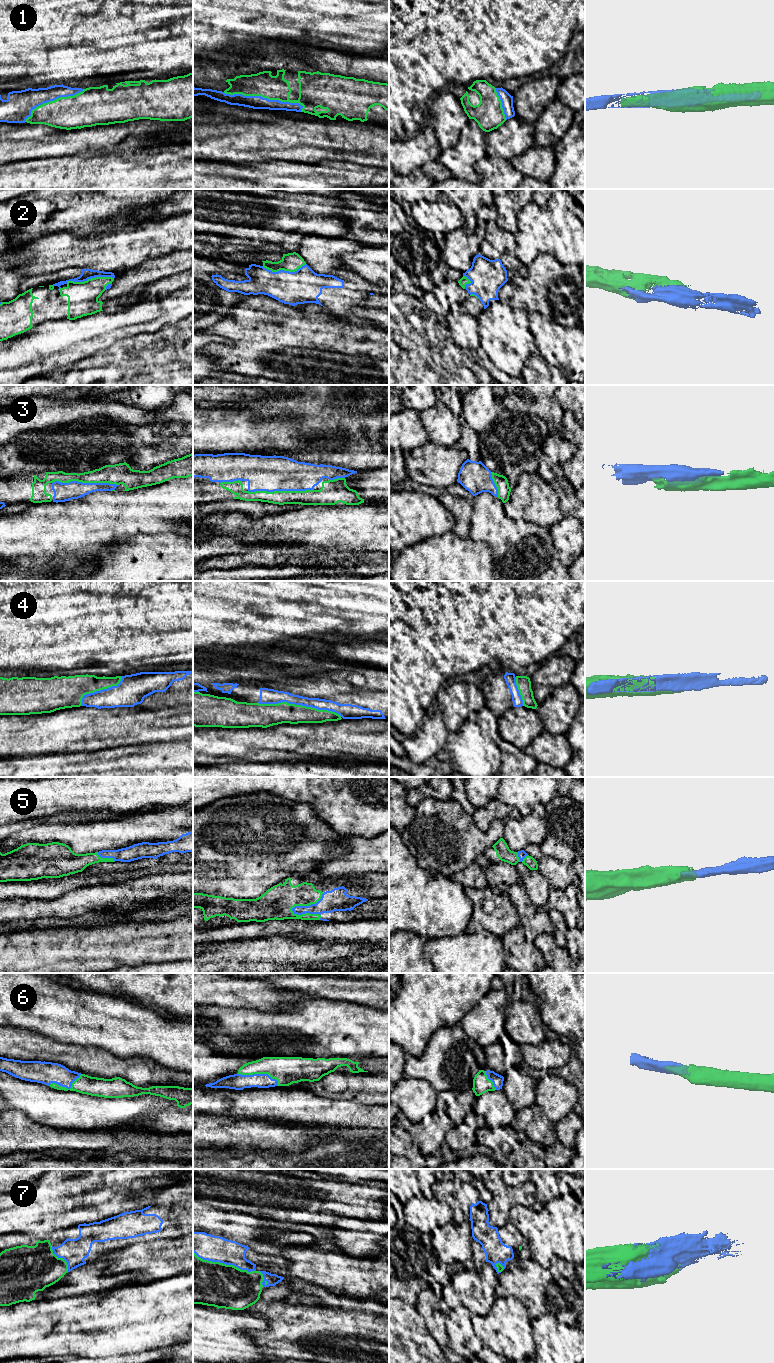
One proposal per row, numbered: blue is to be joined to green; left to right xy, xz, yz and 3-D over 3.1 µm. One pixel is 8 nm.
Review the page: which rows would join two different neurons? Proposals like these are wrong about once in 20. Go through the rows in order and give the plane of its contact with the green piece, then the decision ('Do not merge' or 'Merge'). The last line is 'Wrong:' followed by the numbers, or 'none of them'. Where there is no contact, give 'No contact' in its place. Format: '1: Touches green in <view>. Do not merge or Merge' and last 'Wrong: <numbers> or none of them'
1: Touches green in xz. Merge
2: Touches green in xy. Merge
3: Touches green in xy. Merge
4: Touches green in xz. Merge
5: Touches green in xz. Merge
6: Touches green in xz. Merge
7: Touches green in xz. Merge
Wrong: none of them

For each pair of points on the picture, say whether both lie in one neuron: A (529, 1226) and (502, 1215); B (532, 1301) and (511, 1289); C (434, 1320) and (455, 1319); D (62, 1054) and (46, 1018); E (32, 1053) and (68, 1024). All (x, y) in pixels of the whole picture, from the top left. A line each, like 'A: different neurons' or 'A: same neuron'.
A: different neurons
B: same neuron
C: different neurons
D: different neurons
E: different neurons

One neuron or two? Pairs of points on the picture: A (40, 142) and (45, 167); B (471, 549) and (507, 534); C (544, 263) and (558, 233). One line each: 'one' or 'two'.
A: two
B: two
C: two

